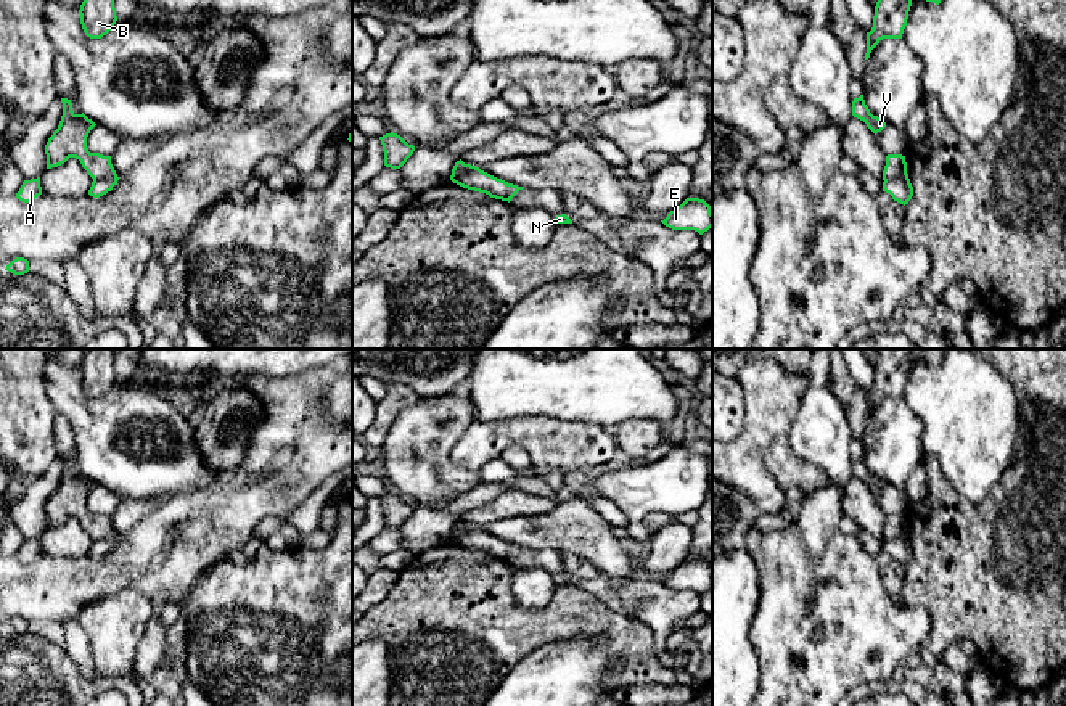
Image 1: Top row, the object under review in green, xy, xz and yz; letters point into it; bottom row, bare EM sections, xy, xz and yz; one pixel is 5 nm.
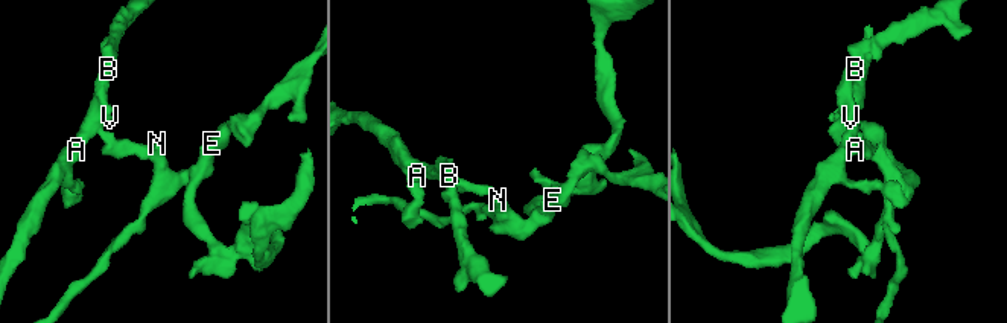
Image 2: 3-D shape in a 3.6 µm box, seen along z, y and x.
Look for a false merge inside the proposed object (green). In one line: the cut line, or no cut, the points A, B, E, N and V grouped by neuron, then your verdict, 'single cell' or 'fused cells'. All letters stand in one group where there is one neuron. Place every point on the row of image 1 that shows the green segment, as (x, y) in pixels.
cut in xy along (116, 176), (94, 180); A B V / E N; fused cells

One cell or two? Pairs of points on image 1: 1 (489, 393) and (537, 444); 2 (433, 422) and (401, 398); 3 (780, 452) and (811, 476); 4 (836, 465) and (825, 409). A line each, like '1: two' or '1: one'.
1: two
2: two
3: one
4: one

